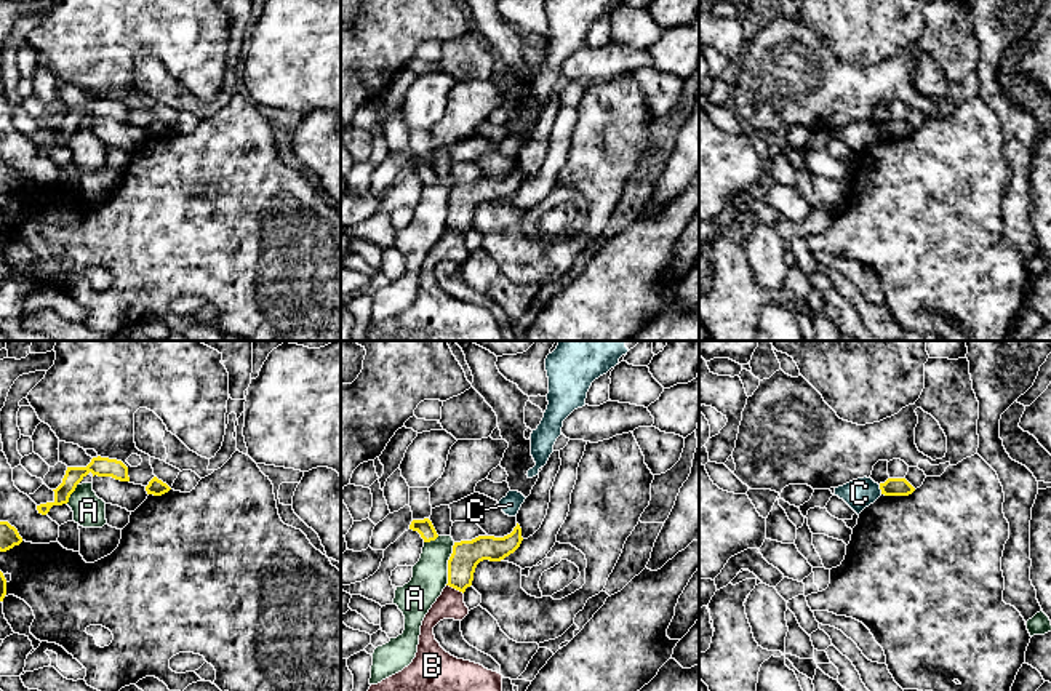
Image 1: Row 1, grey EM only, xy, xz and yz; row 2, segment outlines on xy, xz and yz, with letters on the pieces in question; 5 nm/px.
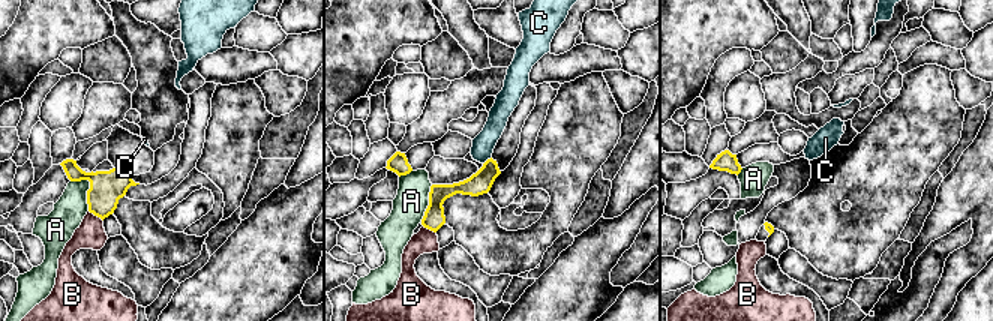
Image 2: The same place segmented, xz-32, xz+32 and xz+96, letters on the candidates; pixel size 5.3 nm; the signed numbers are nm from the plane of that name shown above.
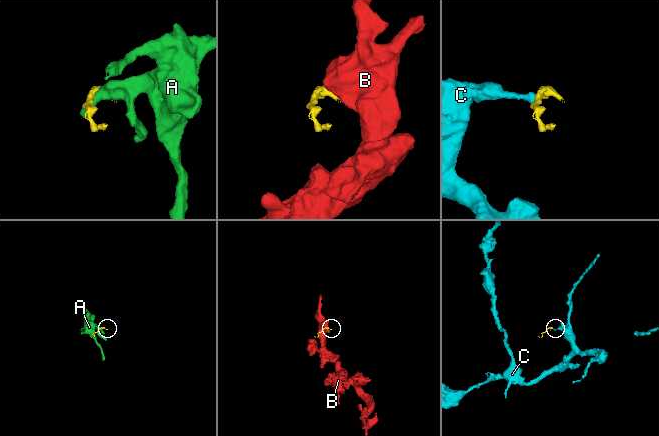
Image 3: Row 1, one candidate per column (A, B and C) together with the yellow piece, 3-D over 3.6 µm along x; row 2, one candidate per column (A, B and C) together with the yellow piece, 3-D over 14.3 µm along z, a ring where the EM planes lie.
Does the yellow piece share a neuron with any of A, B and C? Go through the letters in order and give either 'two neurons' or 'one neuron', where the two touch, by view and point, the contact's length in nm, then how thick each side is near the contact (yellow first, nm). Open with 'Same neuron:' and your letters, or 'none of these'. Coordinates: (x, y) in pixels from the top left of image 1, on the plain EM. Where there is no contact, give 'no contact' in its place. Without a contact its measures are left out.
Same neuron: none of these
A: two neurons; meets yellow in xz at (448, 205); contact 220 nm long; 150 nm thick on the yellow side, 180 nm on the other
B: two neurons; meets yellow in xz at (455, 229); contact 100 nm long; 150 nm thick on the yellow side, 140 nm on the other
C: two neurons; meets yellow in yz at (880, 130); contact 50 nm long; 100 nm thick on the yellow side, 150 nm on the other

